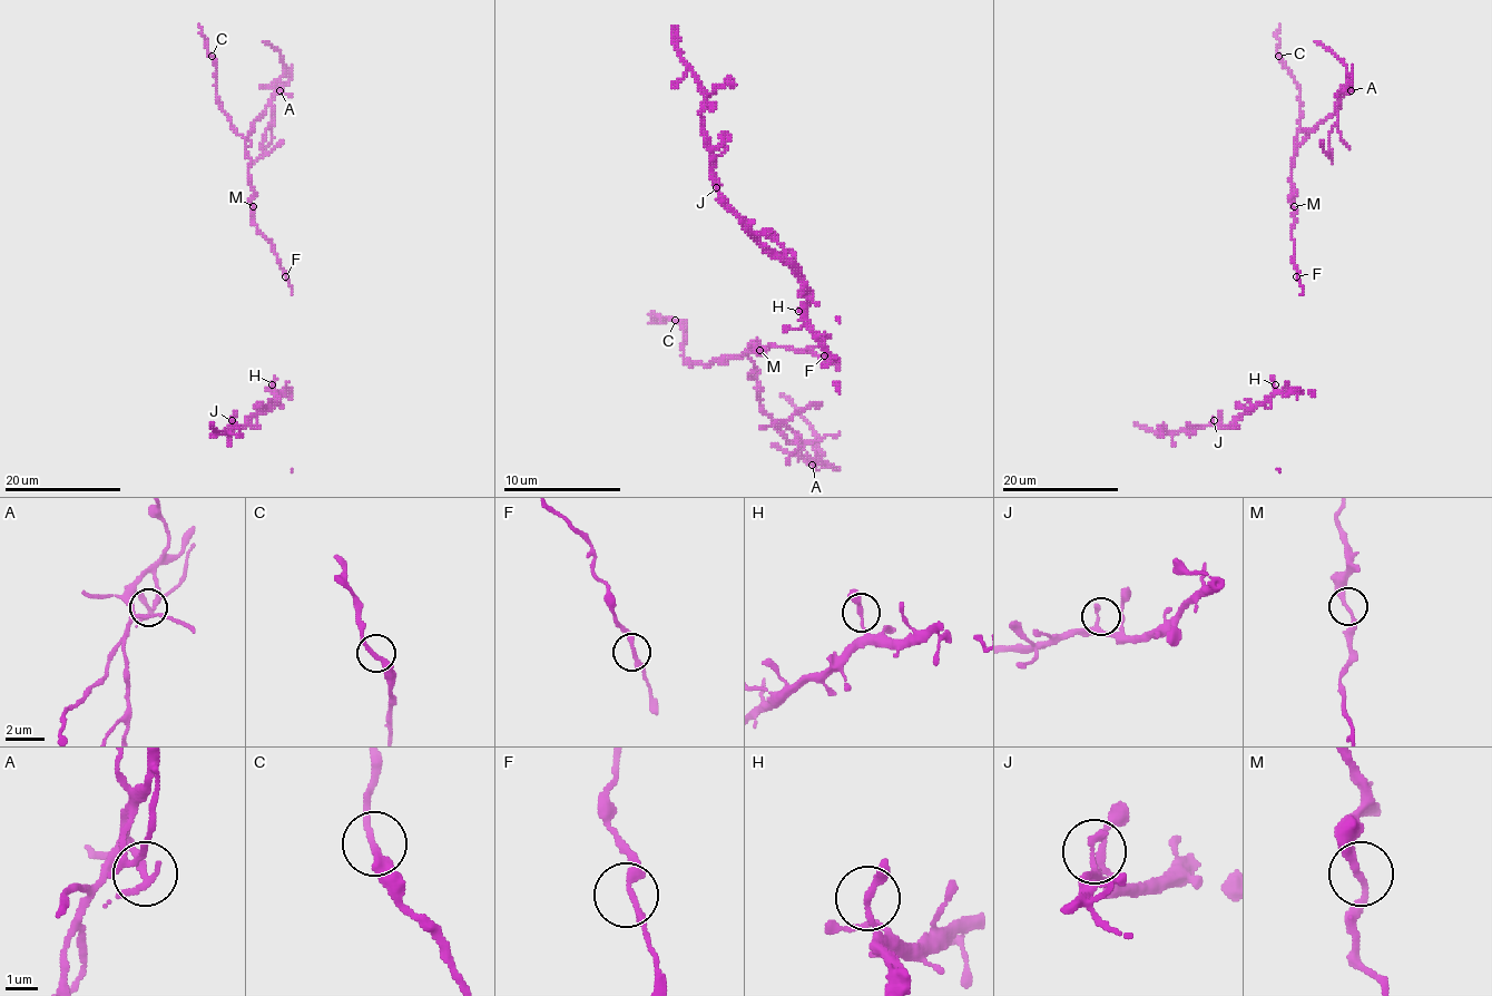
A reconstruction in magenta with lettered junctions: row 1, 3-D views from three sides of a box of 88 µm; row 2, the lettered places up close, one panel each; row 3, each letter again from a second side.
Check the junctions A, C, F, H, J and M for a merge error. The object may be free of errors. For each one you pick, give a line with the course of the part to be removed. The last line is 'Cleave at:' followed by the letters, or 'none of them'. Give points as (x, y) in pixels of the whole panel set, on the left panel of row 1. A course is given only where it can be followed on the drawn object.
A: foreign part runs (280, 90), (274, 87), (272, 119), (261, 149), (267, 154), (284, 139)
Cleave at: A

